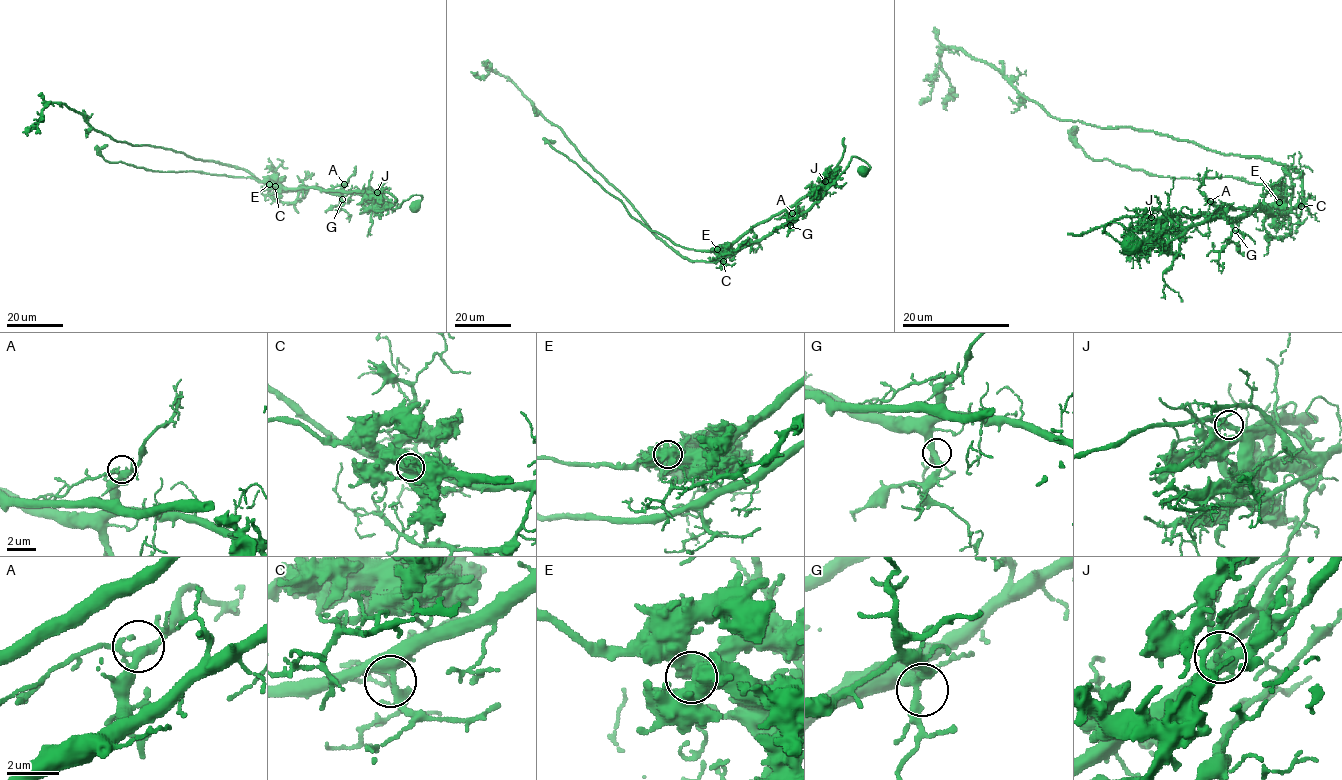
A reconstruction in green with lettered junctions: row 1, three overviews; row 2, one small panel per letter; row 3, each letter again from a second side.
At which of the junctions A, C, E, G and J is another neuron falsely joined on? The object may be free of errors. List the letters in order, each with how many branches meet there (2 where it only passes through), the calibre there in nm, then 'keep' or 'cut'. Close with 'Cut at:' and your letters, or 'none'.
A: 4 | 280 nm | keep
C: 4 | 320 nm | keep
E: 4 | 550 nm | keep
G: 3 | 300 nm | keep
J: 4 | 320 nm | cut
Cut at: J

